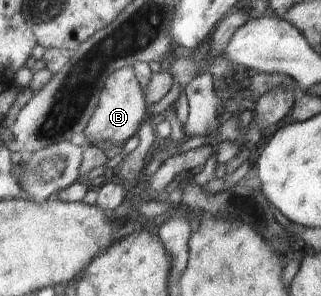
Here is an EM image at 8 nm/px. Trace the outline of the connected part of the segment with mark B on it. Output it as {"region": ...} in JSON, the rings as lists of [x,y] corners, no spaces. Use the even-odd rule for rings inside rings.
{"region":[[[133,65],[115,70],[105,80],[104,88],[100,91],[99,103],[93,112],[92,118],[82,132],[82,140],[105,140],[114,144],[123,145],[130,136],[136,135],[146,116],[146,104],[140,83],[134,75]]]}

